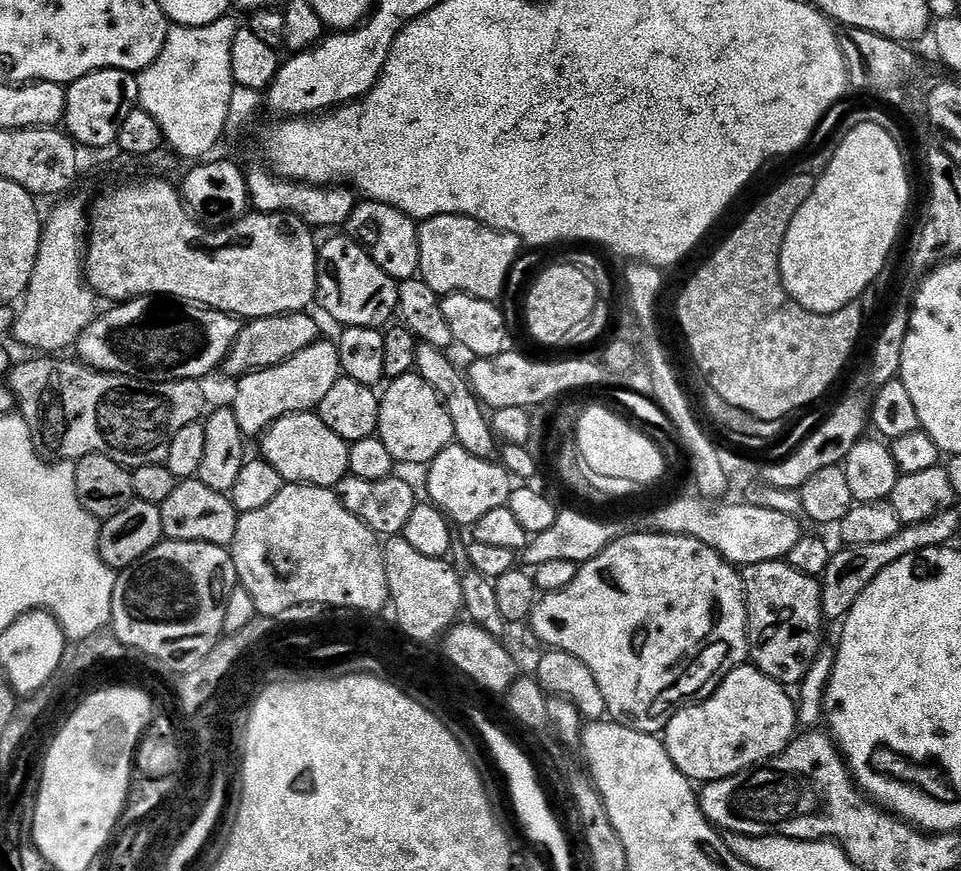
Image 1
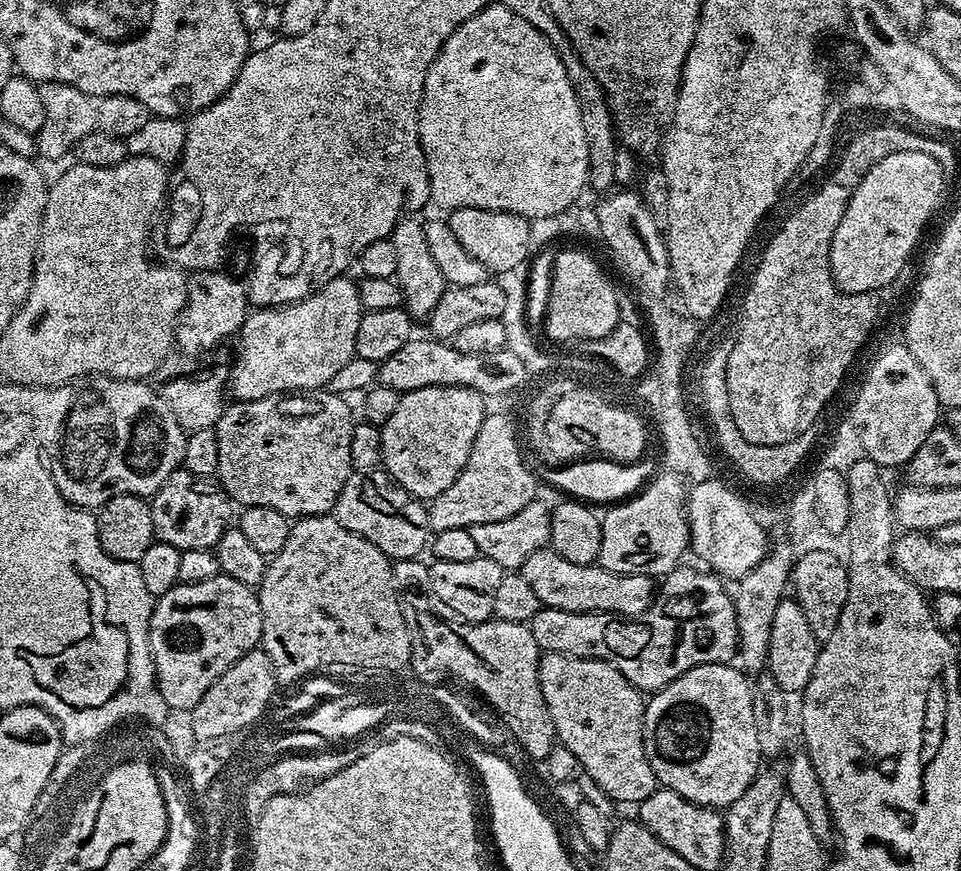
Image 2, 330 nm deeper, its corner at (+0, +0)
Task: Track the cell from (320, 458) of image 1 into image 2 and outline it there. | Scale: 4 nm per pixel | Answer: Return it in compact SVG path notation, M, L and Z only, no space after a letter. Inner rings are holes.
M320 390L315 394L288 394L283 398L269 398L255 402L236 402L225 407L224 416L214 431L218 438L218 454L220 455L219 483L225 492L232 497L237 505L244 508L269 508L278 510L283 516L289 518L307 518L310 516L327 516L335 509L338 498L346 486L349 476L353 475L352 455L350 454L350 442L352 441L352 408L340 396L335 396L332 390Z

